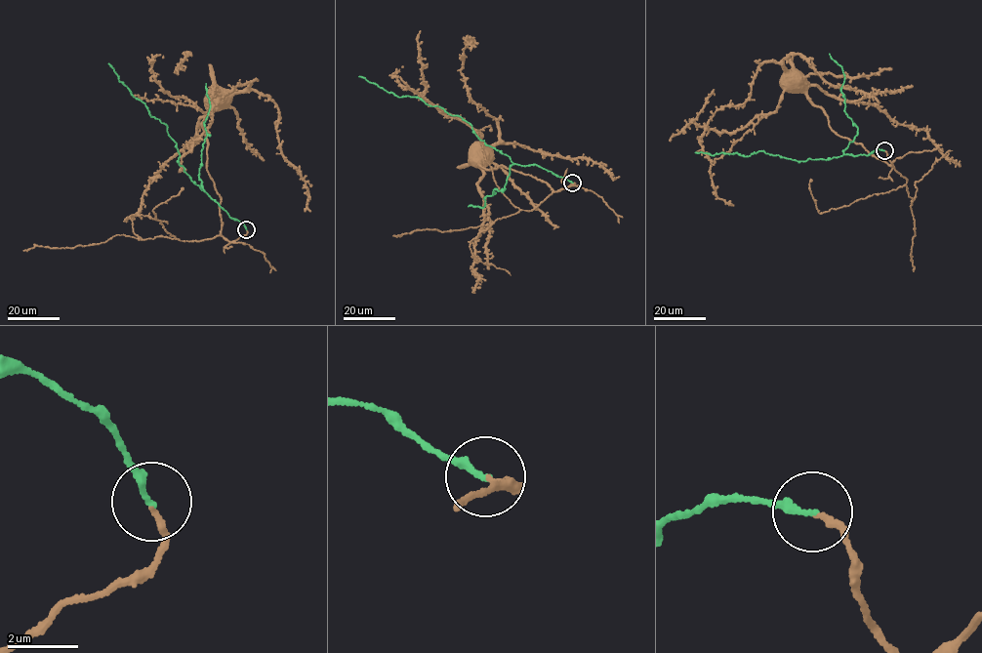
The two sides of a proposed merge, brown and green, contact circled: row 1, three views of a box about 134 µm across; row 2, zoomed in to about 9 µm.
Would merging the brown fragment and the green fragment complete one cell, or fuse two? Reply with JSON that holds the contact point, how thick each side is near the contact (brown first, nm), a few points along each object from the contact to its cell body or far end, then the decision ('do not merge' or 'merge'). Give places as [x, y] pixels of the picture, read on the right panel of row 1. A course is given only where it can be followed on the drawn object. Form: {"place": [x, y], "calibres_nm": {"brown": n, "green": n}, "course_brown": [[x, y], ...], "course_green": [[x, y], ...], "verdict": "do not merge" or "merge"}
{"place": [884, 150], "calibres_nm": {"brown": 170, "green": 200}, "course_brown": [[884, 150], [892, 167], [837, 134], [765, 61], [746, 101], [718, 108], [700, 139], [716, 195], [733, 206]], "course_green": [[884, 150], [877, 149], [868, 155], [799, 161], [763, 151], [744, 156], [736, 152], [712, 155], [695, 152]], "verdict": "merge"}

